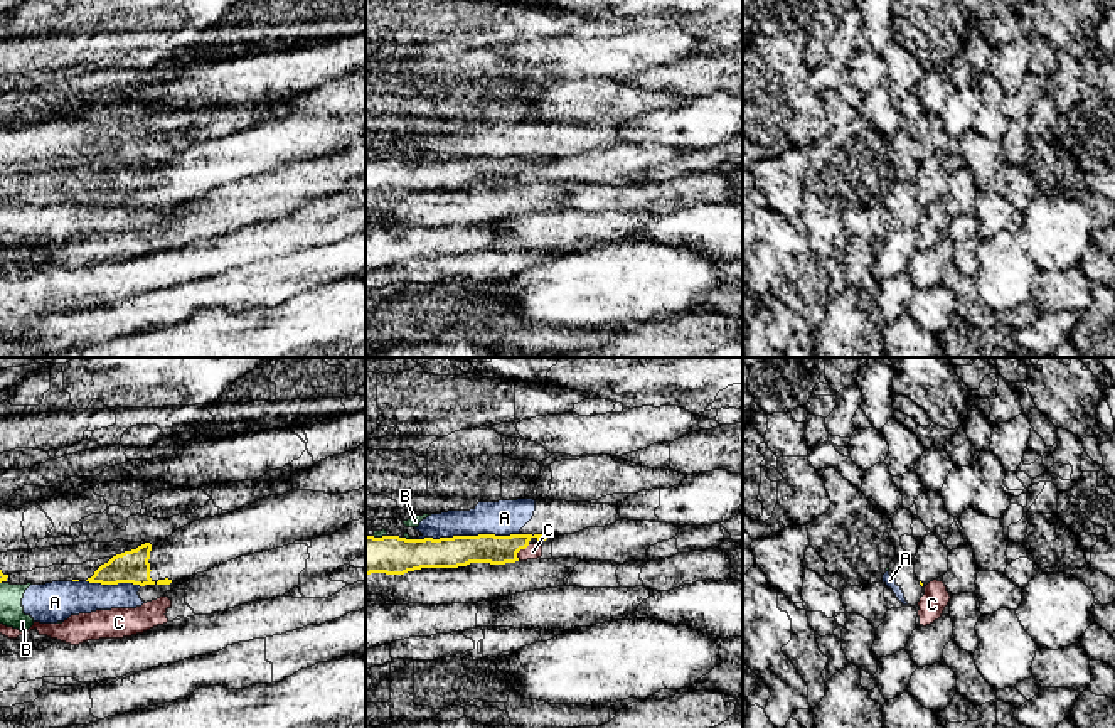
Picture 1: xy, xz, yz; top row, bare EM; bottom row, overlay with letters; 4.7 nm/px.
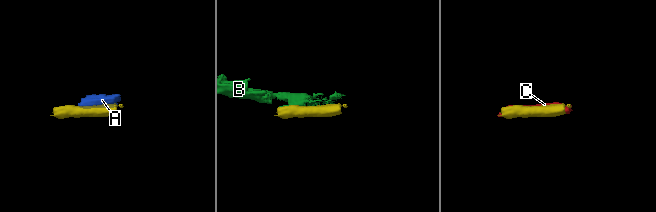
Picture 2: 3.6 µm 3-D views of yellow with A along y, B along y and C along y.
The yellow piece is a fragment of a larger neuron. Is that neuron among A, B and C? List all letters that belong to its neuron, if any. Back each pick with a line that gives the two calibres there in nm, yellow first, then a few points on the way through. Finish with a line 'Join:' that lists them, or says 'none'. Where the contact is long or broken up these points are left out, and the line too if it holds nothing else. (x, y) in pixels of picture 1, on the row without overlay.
Join: none

